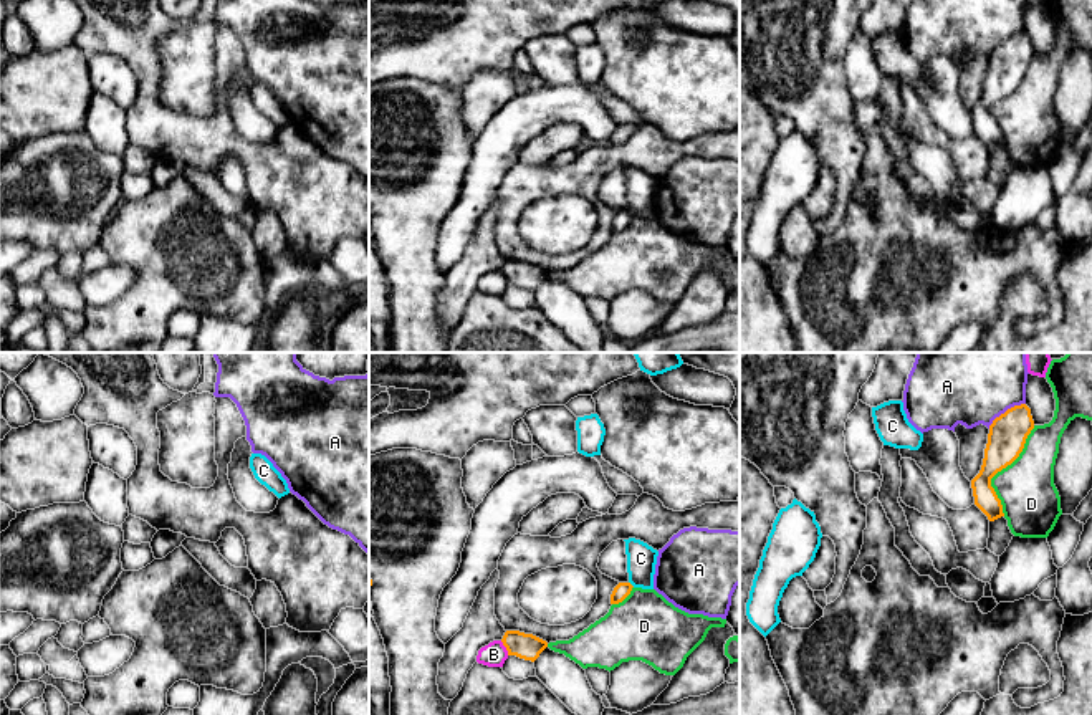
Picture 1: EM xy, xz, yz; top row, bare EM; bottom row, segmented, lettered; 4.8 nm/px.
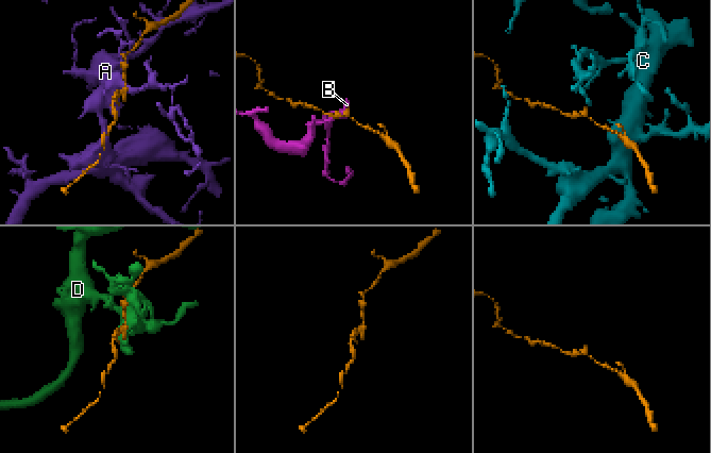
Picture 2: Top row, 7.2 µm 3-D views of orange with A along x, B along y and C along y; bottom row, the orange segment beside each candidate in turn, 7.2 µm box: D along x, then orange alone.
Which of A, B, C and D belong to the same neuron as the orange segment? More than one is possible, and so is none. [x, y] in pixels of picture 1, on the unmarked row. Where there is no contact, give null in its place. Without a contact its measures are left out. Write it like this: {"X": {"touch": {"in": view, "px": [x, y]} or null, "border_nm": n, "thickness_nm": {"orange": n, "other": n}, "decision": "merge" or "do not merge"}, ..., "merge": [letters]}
{"A": {"touch": {"in": "yz", "px": [1006, 40]}, "border_nm": 220, "thickness_nm": {"orange": 190, "other": 280}, "decision": "do not merge"}, "B": {"touch": {"in": "xz", "px": [505, 275]}, "border_nm": 80, "thickness_nm": {"orange": 130, "other": 120}, "decision": "do not merge"}, "C": {"touch": {"in": "xz", "px": [631, 214]}, "border_nm": 40, "thickness_nm": {"orange": 80, "other": 140}, "decision": "do not merge"}, "D": {"touch": {"in": "yz", "px": [1001, 98]}, "border_nm": 460, "thickness_nm": {"orange": 190, "other": 280}, "decision": "do not merge"}, "merge": []}

